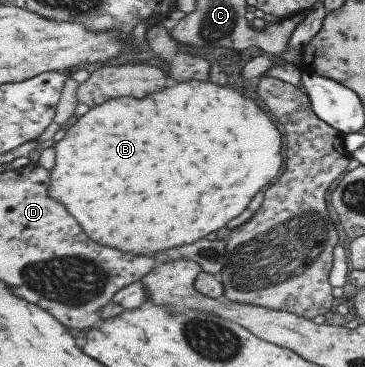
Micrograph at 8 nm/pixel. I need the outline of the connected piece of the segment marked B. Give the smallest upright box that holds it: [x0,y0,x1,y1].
[49,81,284,257]

